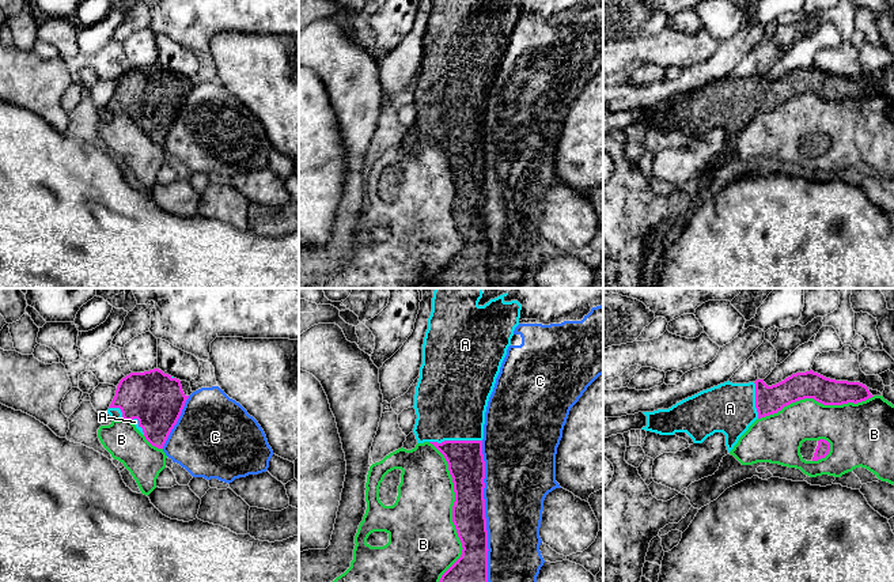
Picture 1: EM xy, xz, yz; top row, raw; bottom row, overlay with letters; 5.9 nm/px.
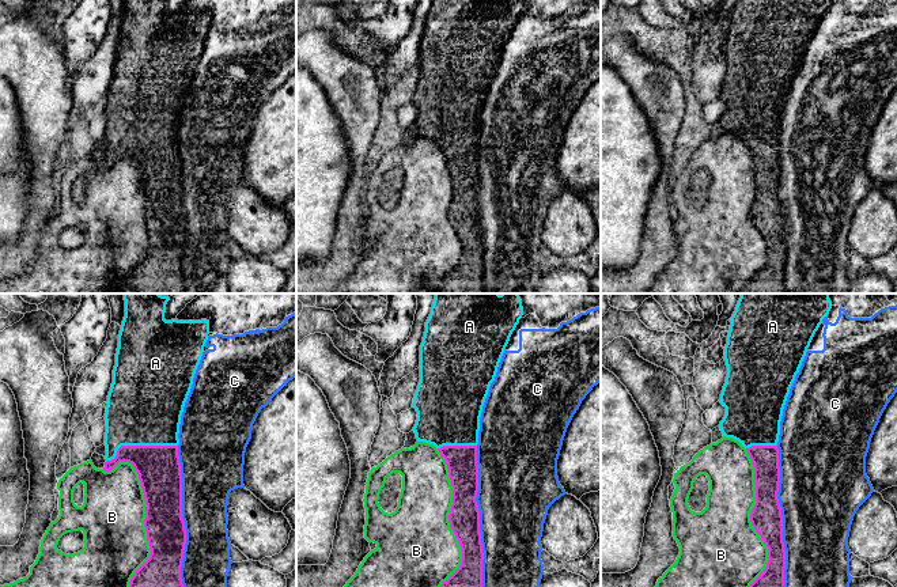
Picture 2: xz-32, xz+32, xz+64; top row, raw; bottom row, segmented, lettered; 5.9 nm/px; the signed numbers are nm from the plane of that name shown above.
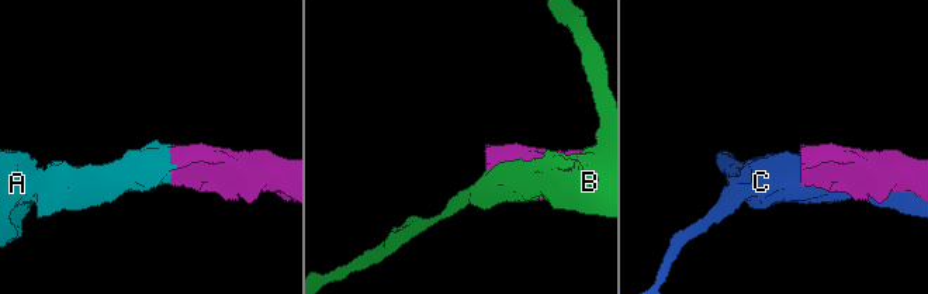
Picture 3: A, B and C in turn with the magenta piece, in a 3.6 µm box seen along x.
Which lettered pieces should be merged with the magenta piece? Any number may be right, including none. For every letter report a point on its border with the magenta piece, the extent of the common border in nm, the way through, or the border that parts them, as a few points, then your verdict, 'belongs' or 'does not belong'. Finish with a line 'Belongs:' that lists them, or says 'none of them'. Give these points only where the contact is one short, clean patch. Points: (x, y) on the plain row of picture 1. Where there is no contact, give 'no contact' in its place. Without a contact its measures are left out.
A: contact xz (455, 136); length 320 nm; belongs
B: contact xz (453, 211); length 850 nm; does not belong
C: contact xz (484, 212); length 900 nm; does not belong
Belongs: A

